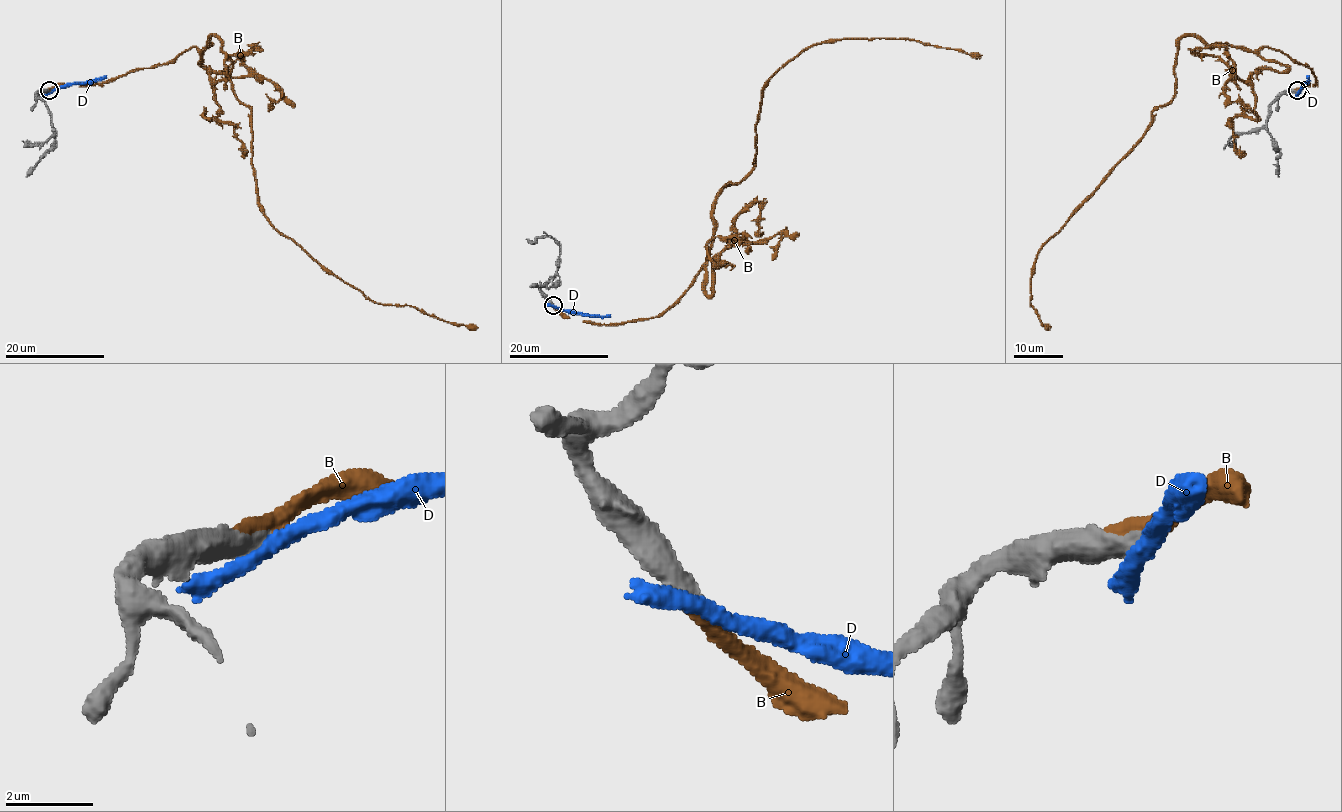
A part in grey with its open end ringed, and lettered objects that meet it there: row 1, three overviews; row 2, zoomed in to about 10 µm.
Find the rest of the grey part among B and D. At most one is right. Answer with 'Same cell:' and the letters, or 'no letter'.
Same cell: B

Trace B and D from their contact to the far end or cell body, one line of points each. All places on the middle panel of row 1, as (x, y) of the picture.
B: (552, 304), (659, 317), (705, 261), (719, 192), (752, 169), (763, 86), (809, 47), (982, 55)
D: (553, 306), (577, 313), (610, 317)

